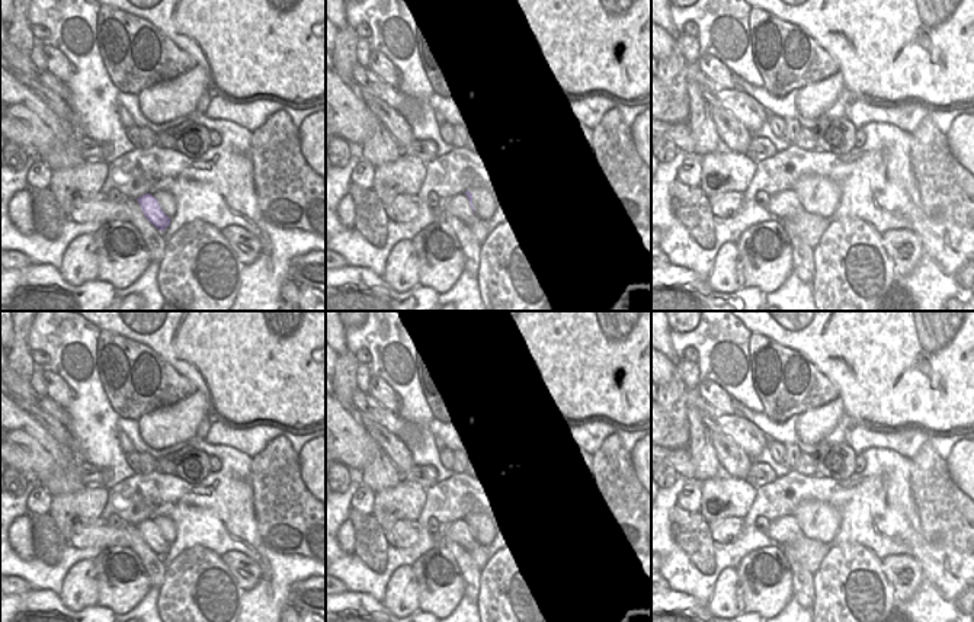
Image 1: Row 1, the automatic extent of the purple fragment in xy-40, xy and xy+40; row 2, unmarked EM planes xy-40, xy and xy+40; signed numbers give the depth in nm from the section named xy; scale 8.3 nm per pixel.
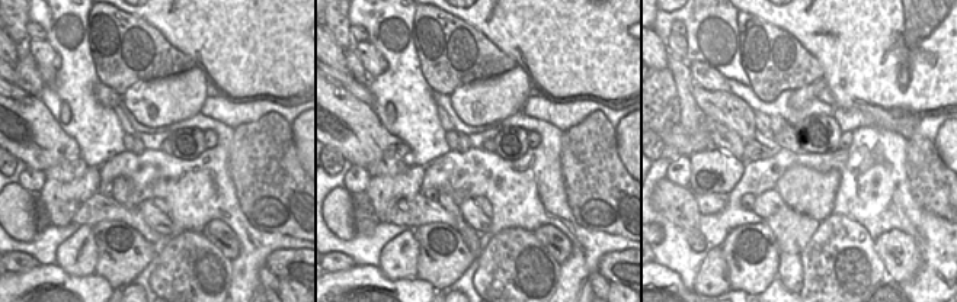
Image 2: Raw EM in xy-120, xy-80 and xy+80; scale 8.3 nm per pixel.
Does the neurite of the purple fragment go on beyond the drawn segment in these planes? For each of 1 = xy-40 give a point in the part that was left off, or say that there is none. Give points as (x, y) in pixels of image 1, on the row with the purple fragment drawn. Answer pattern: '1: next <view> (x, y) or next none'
1: next none

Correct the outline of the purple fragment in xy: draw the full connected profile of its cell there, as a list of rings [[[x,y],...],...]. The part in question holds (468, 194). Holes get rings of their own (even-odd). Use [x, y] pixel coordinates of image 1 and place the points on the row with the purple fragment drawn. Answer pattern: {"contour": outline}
{"contour": [[[470,190],[448,198],[442,209],[446,218],[454,217],[465,222],[468,227],[480,221],[472,206],[472,193]]]}

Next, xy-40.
{"contour": [[[145,193],[137,199],[145,218],[160,231],[164,231],[170,225],[170,219],[161,209],[158,201],[151,195]]]}

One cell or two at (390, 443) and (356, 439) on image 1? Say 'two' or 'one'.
two

